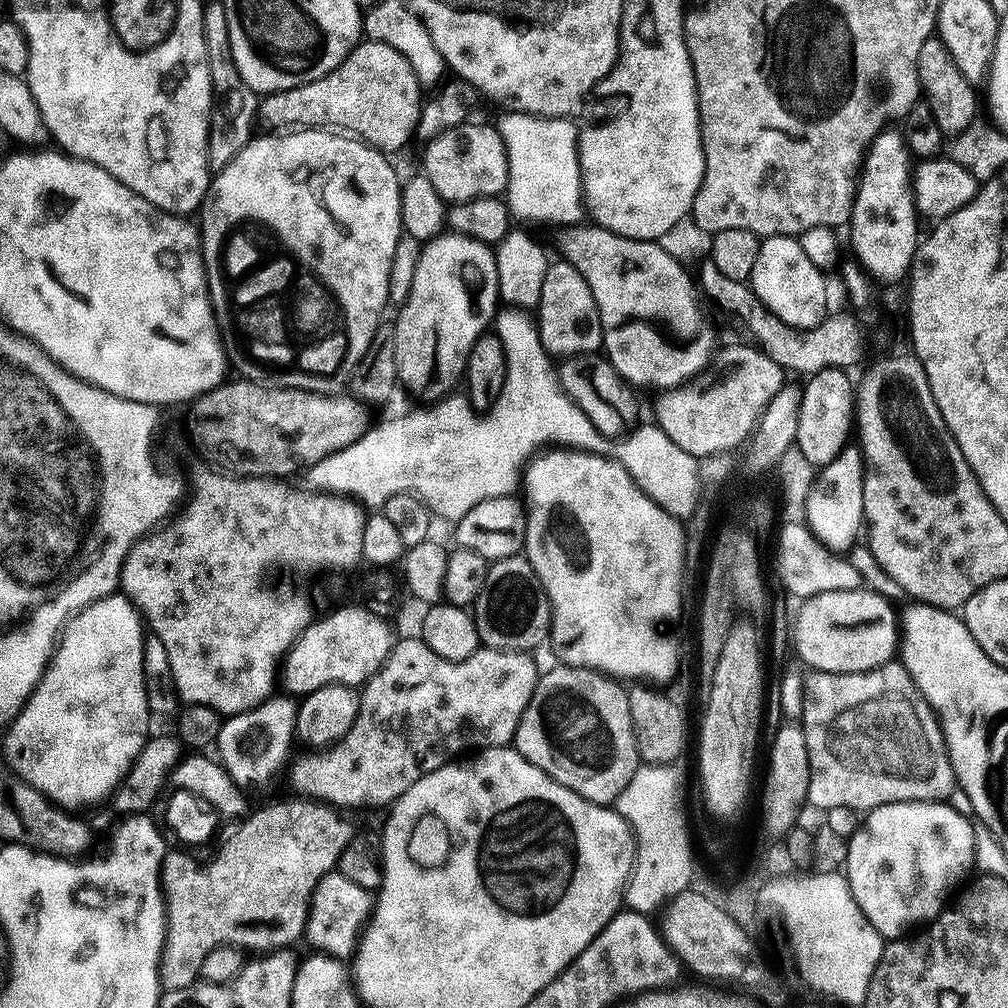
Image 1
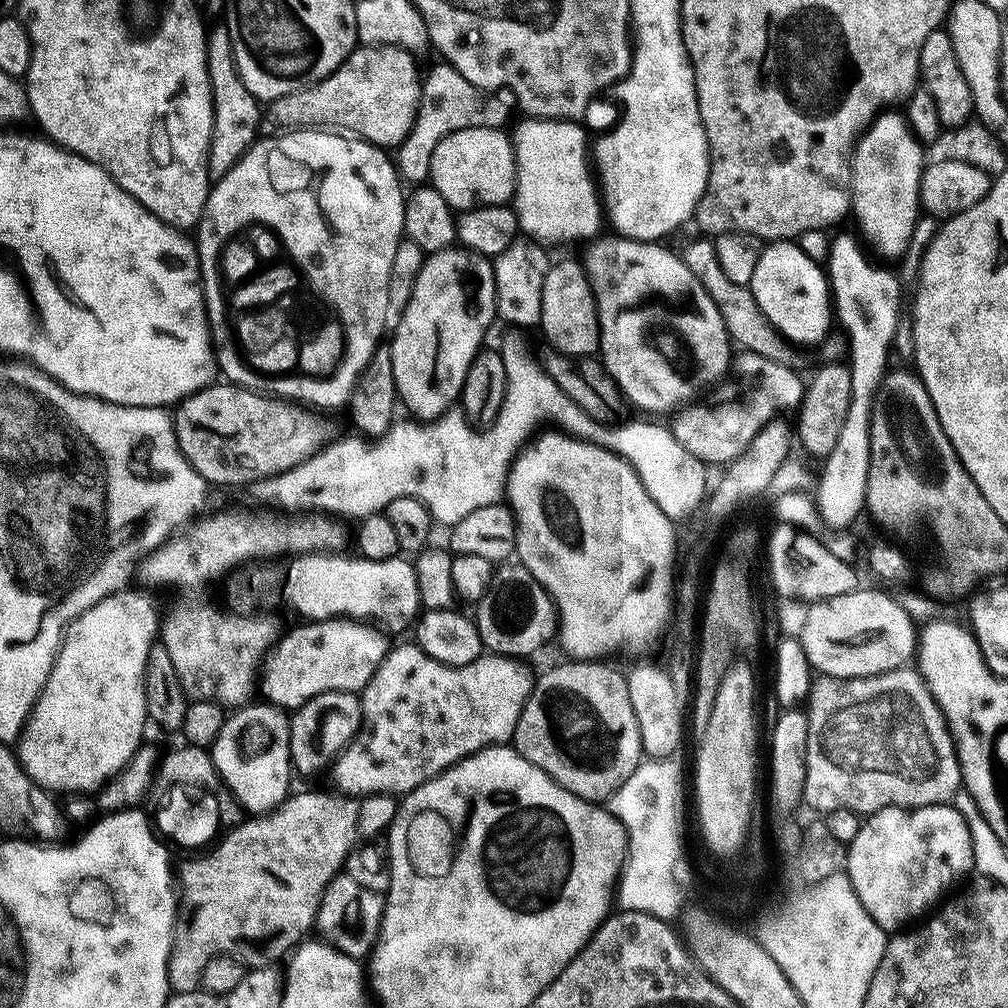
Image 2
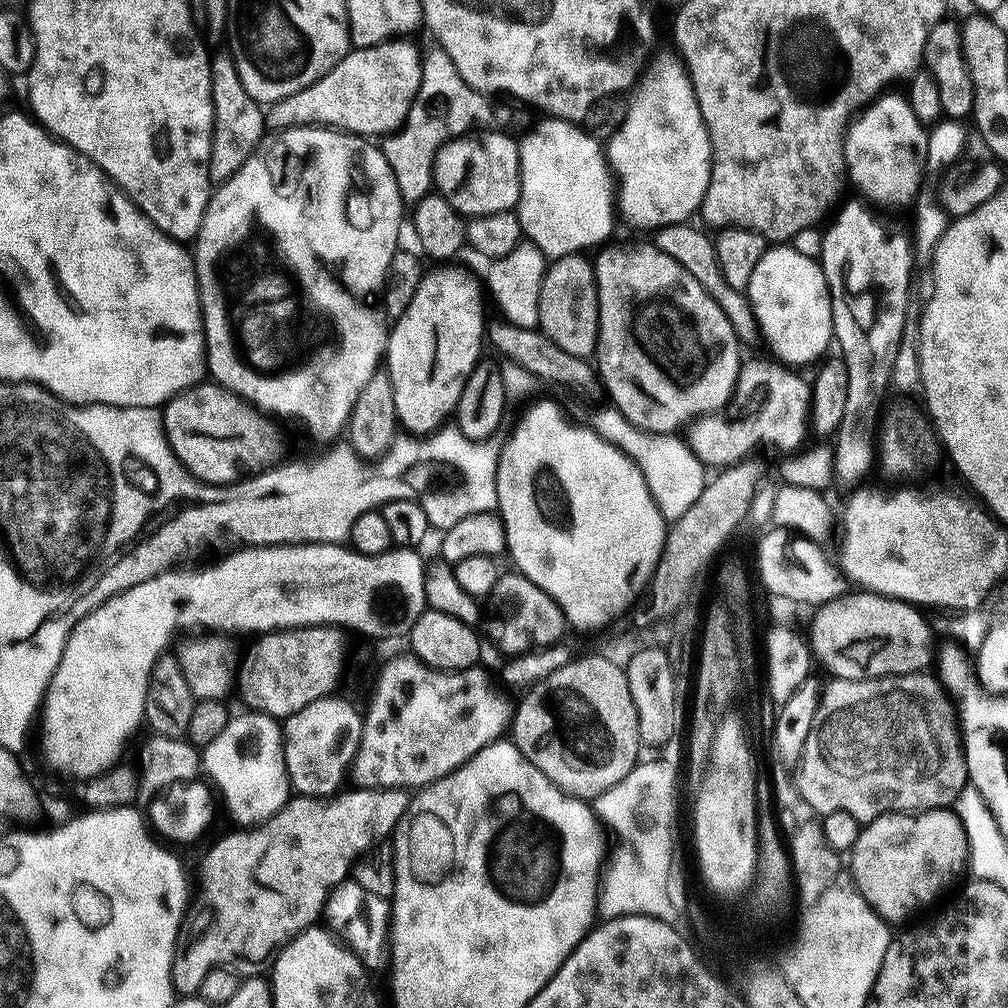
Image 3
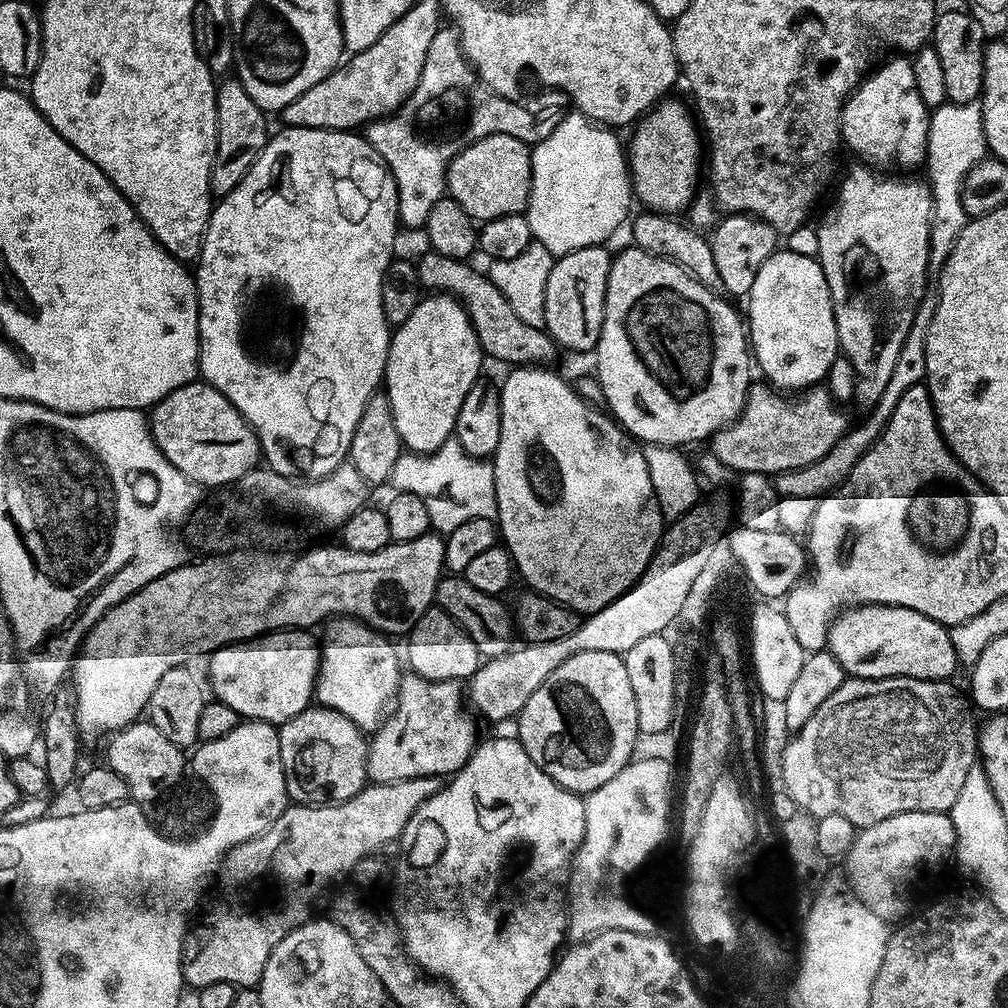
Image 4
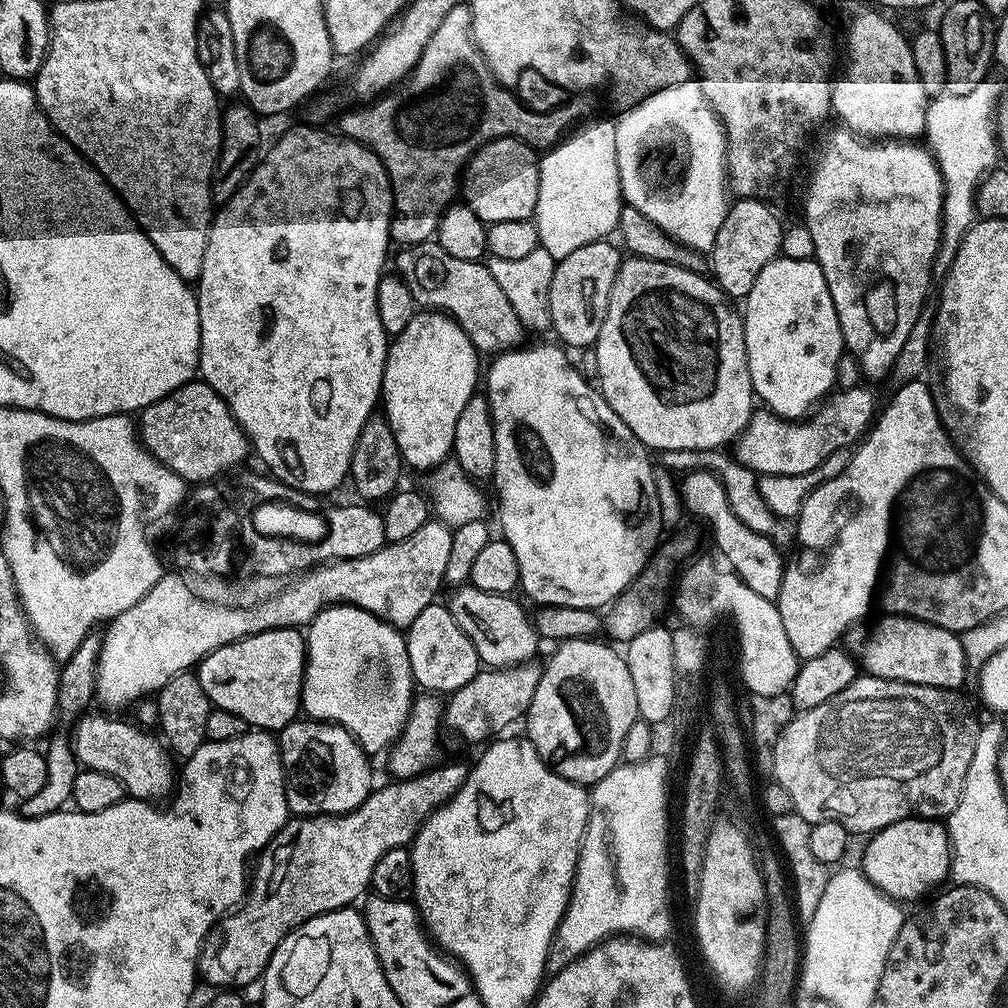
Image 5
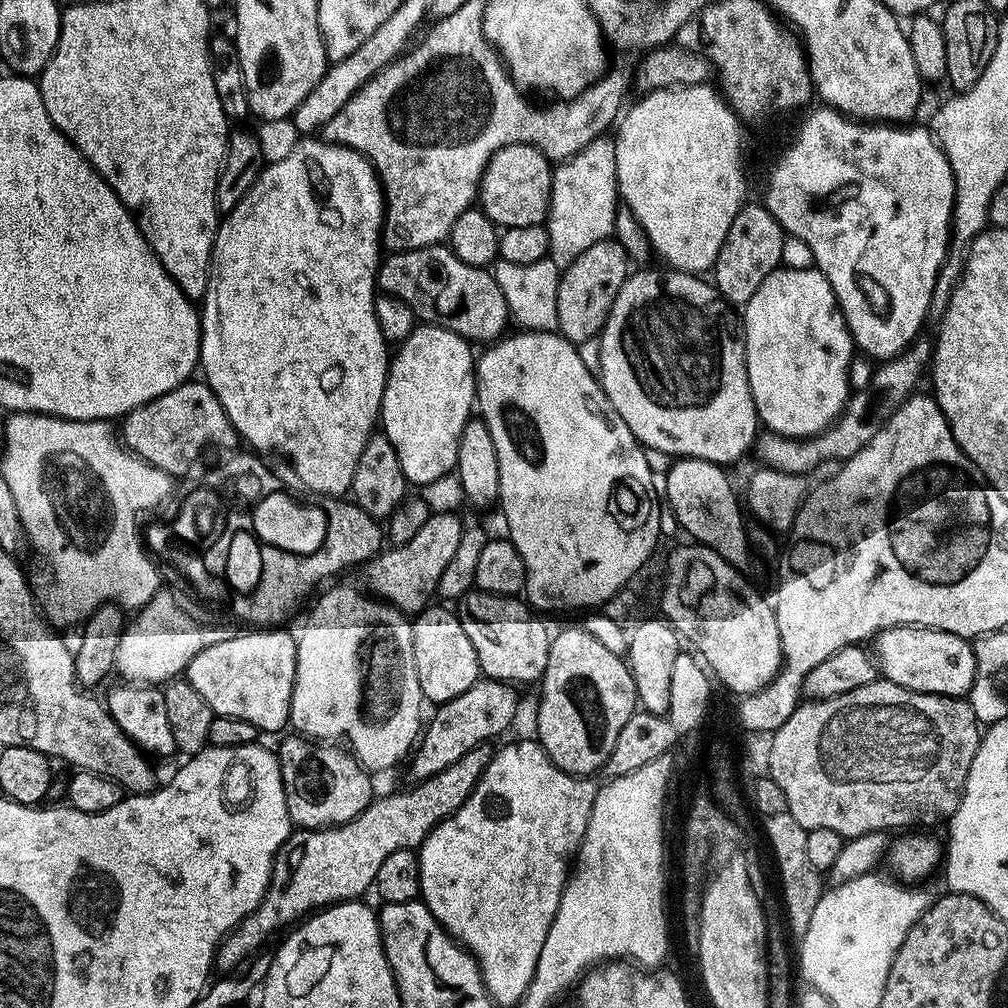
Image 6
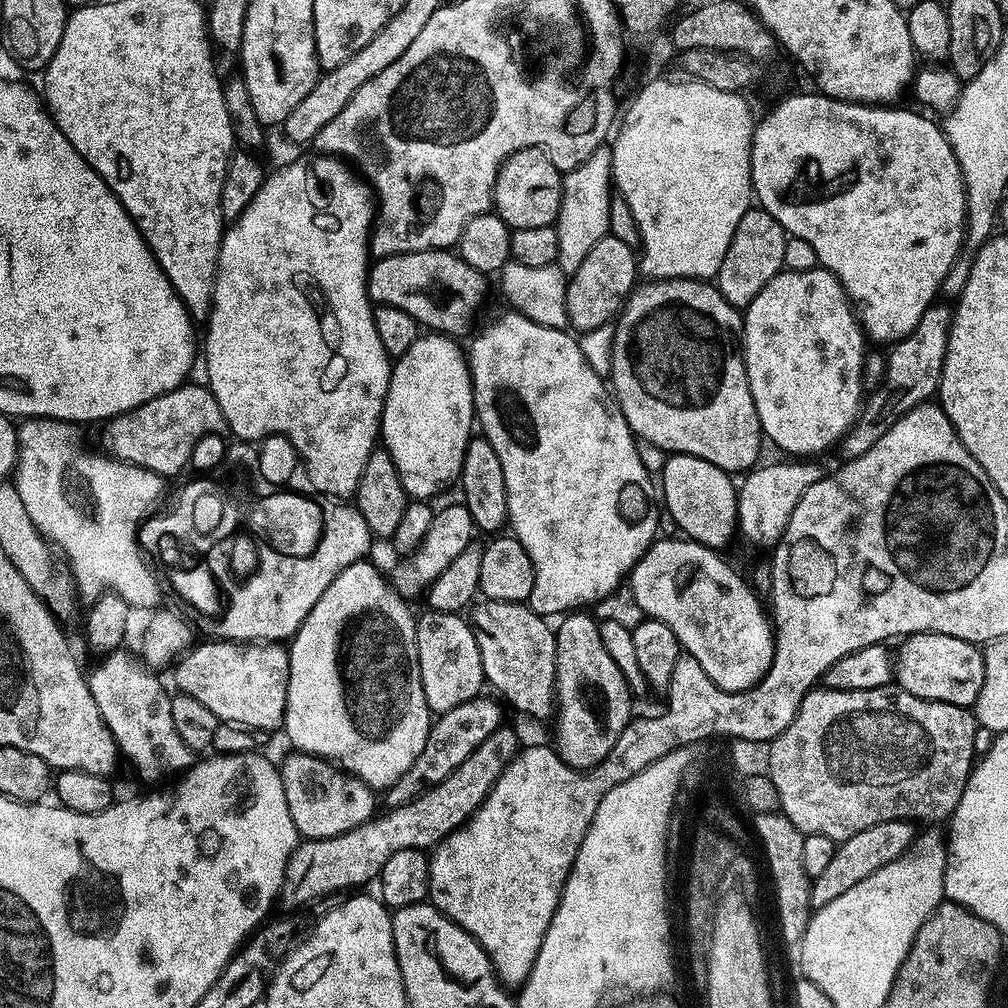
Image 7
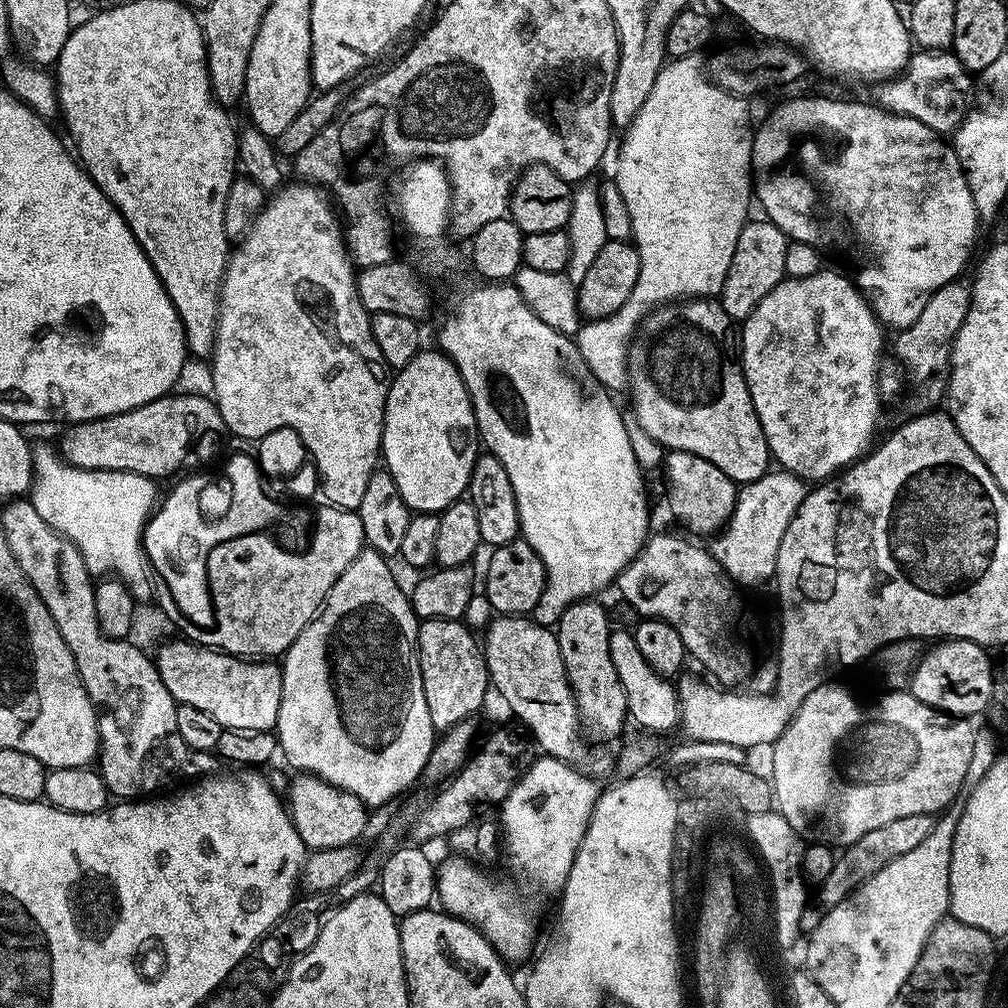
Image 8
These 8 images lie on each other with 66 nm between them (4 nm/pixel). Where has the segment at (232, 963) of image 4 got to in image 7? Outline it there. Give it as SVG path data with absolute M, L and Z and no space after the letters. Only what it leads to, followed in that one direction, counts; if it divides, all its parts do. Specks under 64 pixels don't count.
M501 726L474 750L474 754L470 754L470 758L466 758L466 762L462 762L462 766L458 766L458 770L454 770L454 774L438 782L438 786L415 796L406 806L381 811L346 834L321 840L305 839L297 843L284 871L279 903L284 903L288 908L300 908L311 900L320 900L343 888L359 889L356 888L359 884L367 880L375 881L379 877L390 854L411 848L428 850L439 844L449 833L463 828L471 820L473 812L498 782L517 748L515 734L507 726Z

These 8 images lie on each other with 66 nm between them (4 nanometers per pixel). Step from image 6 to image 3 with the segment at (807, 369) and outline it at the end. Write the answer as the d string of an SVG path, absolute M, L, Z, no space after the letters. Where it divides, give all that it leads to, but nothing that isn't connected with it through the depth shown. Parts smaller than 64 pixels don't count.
M784 242L765 247L762 258L758 258L758 266L754 266L754 274L750 274L746 295L759 335L762 340L764 336L769 350L781 365L815 365L829 351L828 344L830 348L834 340L832 295L828 292L824 269L817 261L806 258L806 254L798 254L798 250Z

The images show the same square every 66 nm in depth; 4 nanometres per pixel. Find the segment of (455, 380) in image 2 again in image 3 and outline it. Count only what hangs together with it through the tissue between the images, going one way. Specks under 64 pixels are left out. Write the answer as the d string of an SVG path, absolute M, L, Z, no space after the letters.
M452 266L433 267L436 269L422 278L418 294L414 294L410 306L406 306L406 314L395 320L388 333L386 371L394 394L396 419L405 433L416 438L424 438L445 427L447 420L444 419L455 413L470 374L481 363L480 343L483 345L486 340L481 281L479 284L475 274L464 268L448 267Z

